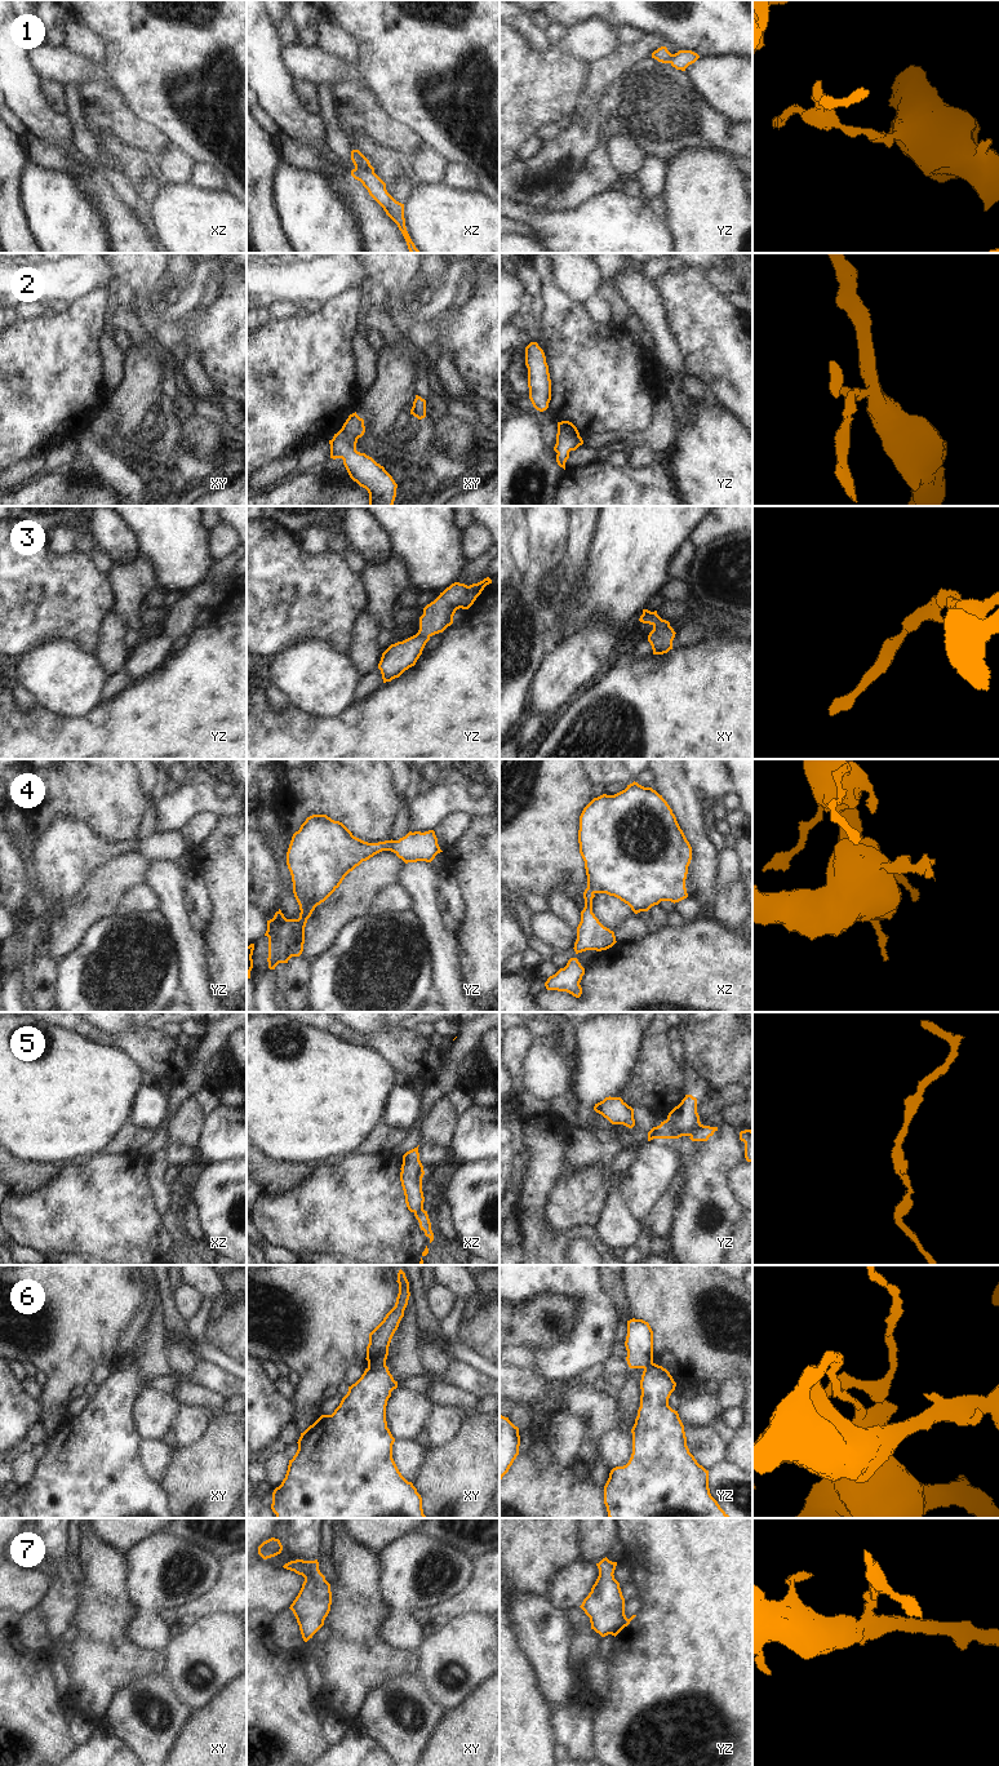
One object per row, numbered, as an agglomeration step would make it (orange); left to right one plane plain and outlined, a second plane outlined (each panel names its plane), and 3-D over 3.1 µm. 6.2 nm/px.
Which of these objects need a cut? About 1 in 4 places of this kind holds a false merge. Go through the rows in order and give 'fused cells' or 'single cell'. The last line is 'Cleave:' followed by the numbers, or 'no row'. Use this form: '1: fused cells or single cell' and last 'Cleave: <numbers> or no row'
1: fused cells
2: single cell
3: single cell
4: single cell
5: single cell
6: fused cells
7: single cell
Cleave: 1, 6

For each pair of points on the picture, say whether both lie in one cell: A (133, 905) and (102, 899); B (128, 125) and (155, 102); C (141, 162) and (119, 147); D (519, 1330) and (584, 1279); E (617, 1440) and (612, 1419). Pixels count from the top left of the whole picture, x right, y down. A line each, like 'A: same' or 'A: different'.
A: different
B: different
C: same
D: different
E: different

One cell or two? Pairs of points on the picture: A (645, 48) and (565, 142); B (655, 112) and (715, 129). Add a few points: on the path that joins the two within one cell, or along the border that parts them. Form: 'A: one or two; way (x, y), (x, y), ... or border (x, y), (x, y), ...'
A: one; way (620, 62), (595, 87), (587, 103), (586, 116)
B: one; way (670, 115), (684, 120), (696, 120), (700, 124)

